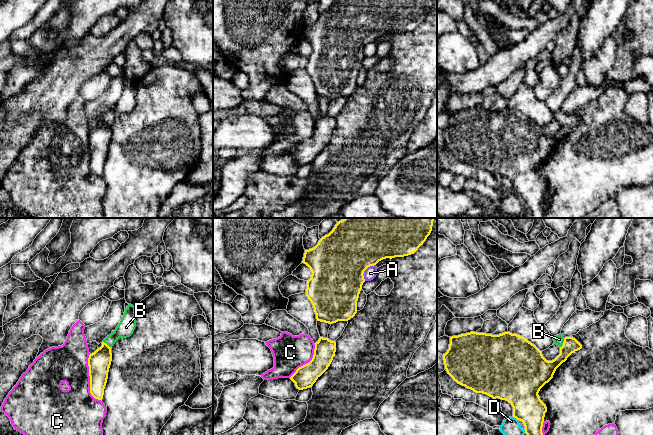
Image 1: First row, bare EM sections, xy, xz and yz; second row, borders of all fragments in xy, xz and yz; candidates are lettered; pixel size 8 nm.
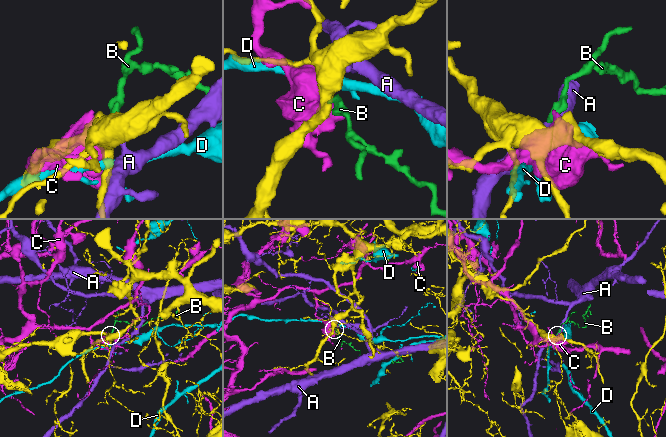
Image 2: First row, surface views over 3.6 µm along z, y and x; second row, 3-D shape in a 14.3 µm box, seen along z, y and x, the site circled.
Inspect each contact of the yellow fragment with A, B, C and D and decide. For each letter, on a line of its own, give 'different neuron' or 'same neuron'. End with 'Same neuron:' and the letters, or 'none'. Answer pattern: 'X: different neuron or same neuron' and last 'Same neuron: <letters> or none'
A: different neuron
B: same neuron
C: different neuron
D: different neuron
Same neuron: B

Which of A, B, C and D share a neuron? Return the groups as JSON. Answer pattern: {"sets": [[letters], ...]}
{"sets": [["A"], ["B"], ["C"], ["D"]]}

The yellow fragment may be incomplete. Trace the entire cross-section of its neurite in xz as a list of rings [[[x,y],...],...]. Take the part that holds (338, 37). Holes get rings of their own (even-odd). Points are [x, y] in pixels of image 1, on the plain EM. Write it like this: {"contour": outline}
{"contour": [[[336,0],[314,24],[305,26],[302,37],[312,48],[307,57],[306,72],[313,81],[317,97],[333,100],[353,94],[357,89],[357,77],[365,58],[364,47],[383,35],[414,30],[430,11],[432,2],[433,0]]]}

